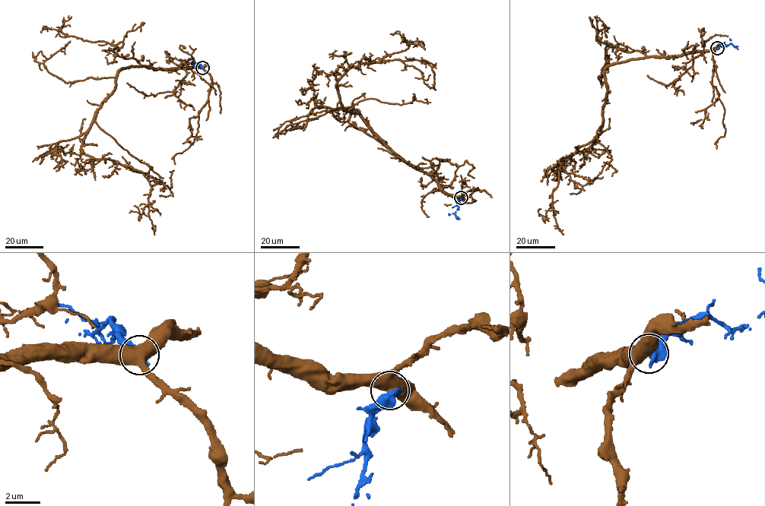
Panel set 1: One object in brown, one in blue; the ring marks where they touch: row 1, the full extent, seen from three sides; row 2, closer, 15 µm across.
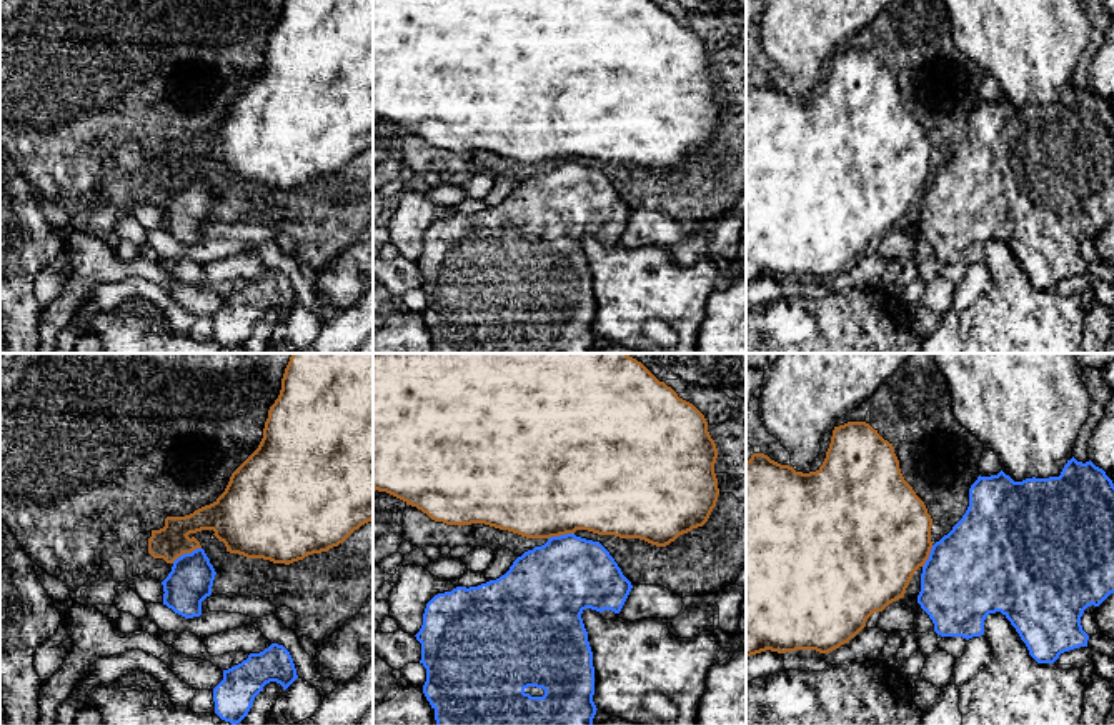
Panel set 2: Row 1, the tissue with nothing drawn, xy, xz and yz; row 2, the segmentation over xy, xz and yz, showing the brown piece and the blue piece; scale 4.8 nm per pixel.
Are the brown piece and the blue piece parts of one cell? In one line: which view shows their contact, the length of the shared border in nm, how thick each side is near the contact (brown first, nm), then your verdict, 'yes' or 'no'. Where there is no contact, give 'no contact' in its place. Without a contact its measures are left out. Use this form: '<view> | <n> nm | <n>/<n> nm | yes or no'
xy | 160 nm | 170/220 nm | no

